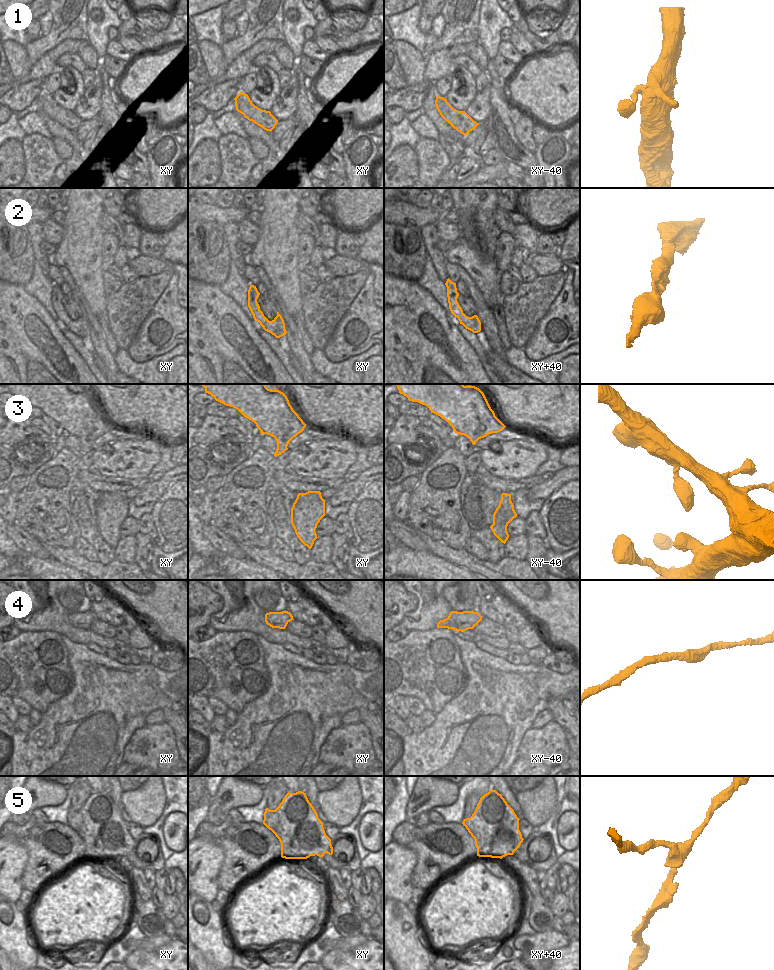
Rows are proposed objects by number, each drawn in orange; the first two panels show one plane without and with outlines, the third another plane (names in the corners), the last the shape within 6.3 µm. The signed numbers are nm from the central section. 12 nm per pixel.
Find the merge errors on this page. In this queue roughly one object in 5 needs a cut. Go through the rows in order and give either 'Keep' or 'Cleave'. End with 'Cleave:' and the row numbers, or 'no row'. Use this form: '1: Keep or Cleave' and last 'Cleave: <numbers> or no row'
1: Keep
2: Keep
3: Keep
4: Keep
5: Cleave
Cleave: 5.

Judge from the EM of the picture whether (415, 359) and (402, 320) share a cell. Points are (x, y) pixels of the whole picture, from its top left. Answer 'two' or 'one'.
one

